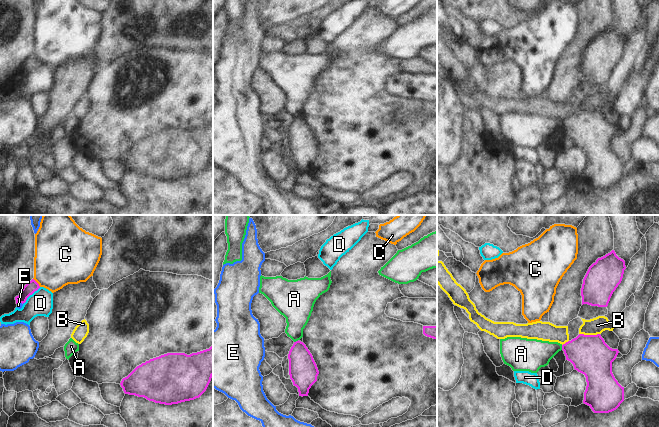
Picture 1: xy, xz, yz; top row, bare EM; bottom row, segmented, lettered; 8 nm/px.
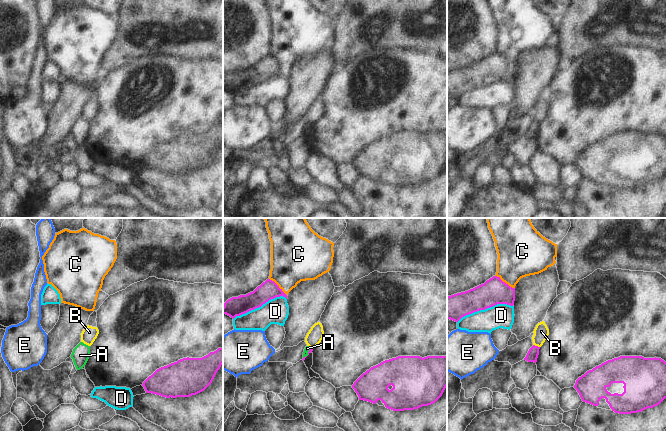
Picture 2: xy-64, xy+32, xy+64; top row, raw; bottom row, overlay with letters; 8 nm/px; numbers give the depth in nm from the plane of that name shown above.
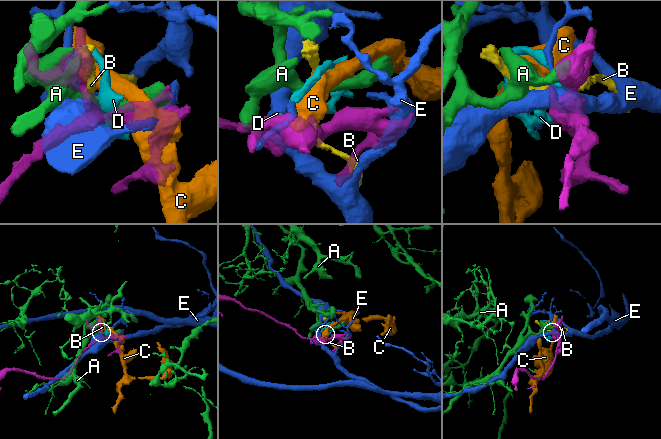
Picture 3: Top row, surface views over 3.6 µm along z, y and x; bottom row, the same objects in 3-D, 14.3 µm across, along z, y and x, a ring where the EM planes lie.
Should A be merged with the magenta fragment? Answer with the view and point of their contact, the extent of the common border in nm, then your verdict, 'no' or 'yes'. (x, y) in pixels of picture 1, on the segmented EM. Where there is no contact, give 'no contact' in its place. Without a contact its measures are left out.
contact xz (296, 341); length 50 nm; no

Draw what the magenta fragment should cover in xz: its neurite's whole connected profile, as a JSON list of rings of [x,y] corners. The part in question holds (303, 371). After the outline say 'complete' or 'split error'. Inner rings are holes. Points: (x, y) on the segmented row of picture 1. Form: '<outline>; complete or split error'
[[[301,341],[294,342],[291,347],[289,354],[289,375],[293,382],[293,385],[298,388],[299,396],[308,396],[309,389],[317,381],[317,376],[319,374],[317,365],[313,359],[312,354],[306,347],[306,345]]]; complete

